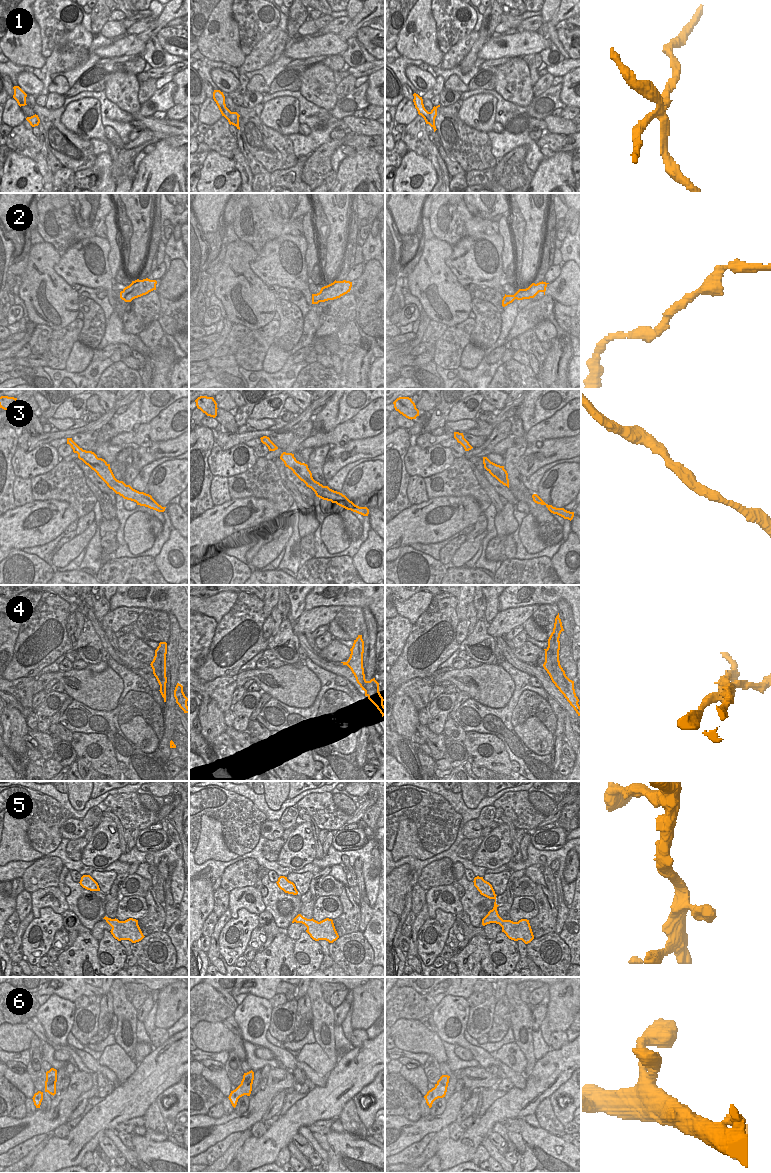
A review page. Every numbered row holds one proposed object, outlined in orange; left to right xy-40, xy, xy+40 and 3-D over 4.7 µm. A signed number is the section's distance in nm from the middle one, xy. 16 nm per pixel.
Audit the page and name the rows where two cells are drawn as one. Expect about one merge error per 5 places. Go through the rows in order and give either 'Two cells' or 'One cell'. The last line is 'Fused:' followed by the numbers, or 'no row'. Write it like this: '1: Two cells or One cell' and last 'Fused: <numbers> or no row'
1: Two cells
2: One cell
3: One cell
4: Two cells
5: One cell
6: One cell
Fused: 1, 4.

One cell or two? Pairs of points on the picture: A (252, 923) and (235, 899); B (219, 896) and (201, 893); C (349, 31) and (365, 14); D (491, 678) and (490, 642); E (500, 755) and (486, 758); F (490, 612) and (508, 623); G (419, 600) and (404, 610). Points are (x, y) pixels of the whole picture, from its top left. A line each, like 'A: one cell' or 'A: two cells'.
A: two cells
B: two cells
C: one cell
D: two cells
E: one cell
F: two cells
G: one cell

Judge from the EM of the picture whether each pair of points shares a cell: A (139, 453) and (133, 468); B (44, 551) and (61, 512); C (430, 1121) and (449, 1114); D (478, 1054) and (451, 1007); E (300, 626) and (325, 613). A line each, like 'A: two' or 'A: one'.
A: one
B: two
C: one
D: one
E: one

